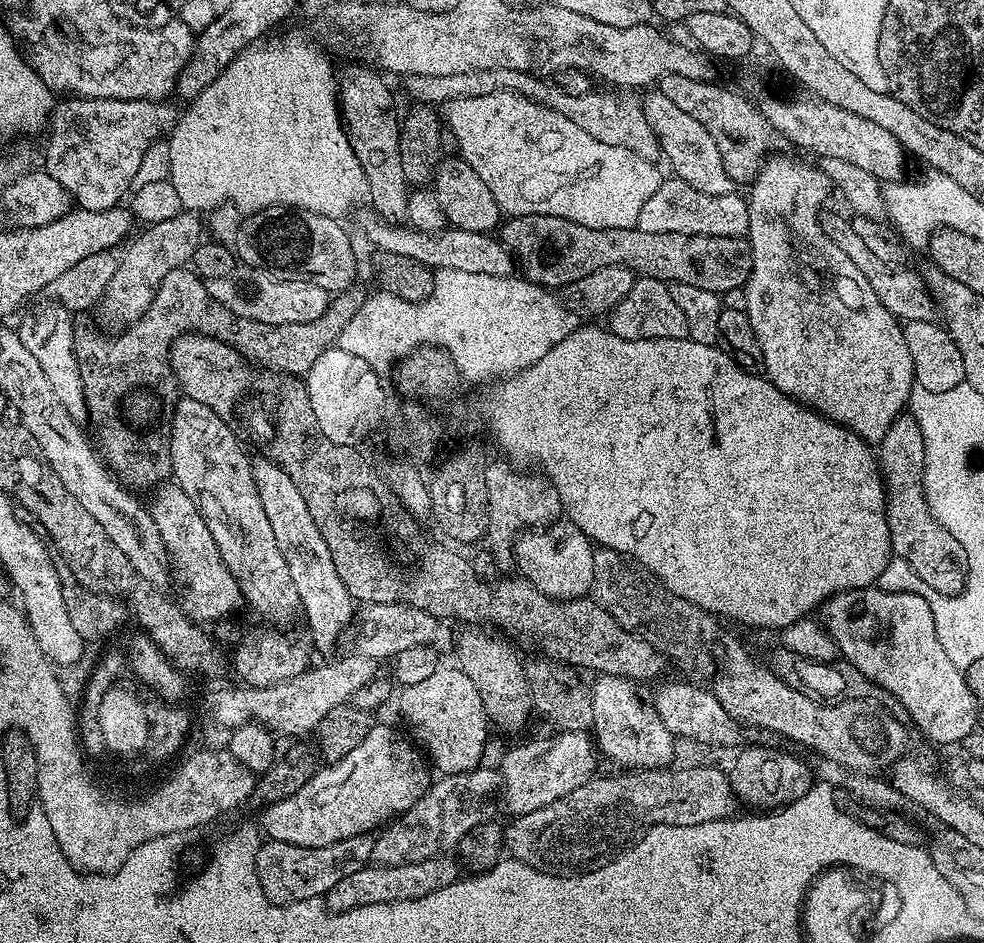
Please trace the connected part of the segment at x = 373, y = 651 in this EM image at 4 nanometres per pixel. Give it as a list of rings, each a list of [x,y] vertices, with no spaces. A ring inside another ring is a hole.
[[[364,604],[359,609],[358,615],[354,620],[354,629],[356,628],[356,648],[361,657],[369,662],[375,660],[384,660],[387,658],[395,657],[396,653],[406,649],[410,646],[422,646],[428,644],[430,647],[435,648],[440,654],[444,654],[448,648],[451,649],[454,644],[453,633],[448,633],[449,626],[443,619],[434,617],[426,610],[416,609],[408,604]]]

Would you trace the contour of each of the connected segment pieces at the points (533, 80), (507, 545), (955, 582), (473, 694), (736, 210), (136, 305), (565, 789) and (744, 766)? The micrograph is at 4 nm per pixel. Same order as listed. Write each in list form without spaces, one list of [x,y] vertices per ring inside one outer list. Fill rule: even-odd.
[[[495,68],[494,70],[474,70],[472,72],[459,72],[458,74],[414,74],[403,77],[404,88],[418,104],[431,104],[433,106],[447,106],[454,100],[494,94],[495,92],[517,92],[536,104],[546,106],[574,122],[590,138],[598,138],[598,142],[606,142],[606,146],[622,146],[626,150],[634,150],[638,158],[646,158],[646,162],[656,164],[661,159],[660,143],[650,128],[644,113],[644,101],[632,90],[604,90],[598,92],[591,90],[586,94],[571,95],[563,93],[551,79],[531,76],[522,70],[509,68]]]
[[[489,459],[484,465],[486,494],[490,494],[490,522],[486,544],[496,559],[497,569],[504,570],[513,567],[516,537],[525,530],[546,528],[556,523],[561,519],[564,507],[558,490],[547,476],[536,470],[521,470],[515,463],[499,459]]]
[[[902,414],[886,430],[878,444],[880,475],[884,478],[884,501],[886,502],[886,522],[890,530],[892,556],[905,560],[930,586],[943,596],[956,596],[968,577],[968,555],[962,550],[958,538],[946,530],[934,518],[924,493],[924,463],[926,462],[926,442],[922,442],[922,426],[910,414]]]
[[[440,666],[431,676],[421,680],[417,684],[405,686],[401,689],[401,696],[398,702],[400,712],[408,724],[411,737],[425,750],[433,765],[443,775],[464,773],[479,767],[483,763],[484,750],[488,740],[488,728],[490,721],[482,706],[482,698],[475,689],[474,682],[466,677],[459,668],[455,666]]]
[[[675,178],[665,179],[650,194],[646,206],[638,214],[636,227],[650,234],[702,234],[714,238],[747,237],[750,214],[748,201],[743,195],[736,196],[735,191],[726,194],[702,194],[702,190],[694,190],[694,186],[686,186],[686,182]]]
[[[183,210],[176,217],[147,225],[143,229],[145,232],[136,241],[133,239],[123,249],[124,253],[119,253],[118,270],[114,270],[114,278],[110,278],[110,286],[106,286],[98,305],[98,313],[109,324],[109,329],[123,330],[140,320],[151,306],[151,300],[159,290],[162,278],[166,278],[170,270],[185,267],[191,261],[194,250],[202,243],[200,220],[197,213]]]
[[[557,731],[556,736],[544,736],[541,740],[528,740],[525,744],[516,744],[498,763],[498,771],[500,773],[500,795],[502,808],[508,811],[512,816],[521,816],[522,814],[530,814],[530,810],[542,810],[542,806],[550,806],[550,802],[558,802],[558,798],[566,798],[566,794],[570,794],[570,790],[578,790],[578,786],[582,786],[586,782],[590,782],[598,772],[596,769],[596,760],[598,761],[598,749],[594,743],[593,737],[588,732],[561,732]]]
[[[744,746],[735,753],[736,761],[728,772],[728,781],[741,805],[753,804],[756,810],[776,810],[785,804],[800,800],[802,794],[812,789],[814,772],[804,760],[792,752],[780,748],[748,748]]]

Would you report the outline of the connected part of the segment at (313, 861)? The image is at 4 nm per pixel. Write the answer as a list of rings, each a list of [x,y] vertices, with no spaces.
[[[371,835],[342,838],[342,842],[330,842],[330,846],[294,846],[290,842],[265,839],[258,850],[256,873],[262,886],[262,894],[271,904],[293,904],[303,900],[319,900],[342,878],[354,874],[354,870],[369,867],[372,858]]]

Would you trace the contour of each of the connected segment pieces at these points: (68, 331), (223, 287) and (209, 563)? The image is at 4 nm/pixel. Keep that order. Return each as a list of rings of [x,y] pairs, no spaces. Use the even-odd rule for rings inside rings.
[[[47,303],[41,308],[34,309],[18,325],[18,331],[26,350],[30,350],[38,366],[42,366],[42,374],[46,374],[46,382],[50,382],[58,402],[66,406],[66,414],[70,414],[70,418],[74,418],[77,422],[84,422],[89,419],[88,403],[84,397],[78,358],[74,354],[74,316],[60,304]]]
[[[247,266],[237,267],[236,271],[231,272],[226,278],[207,281],[206,287],[209,296],[216,304],[226,307],[242,318],[248,318],[259,324],[305,324],[314,322],[328,308],[330,294],[322,290],[322,286],[314,286],[311,282],[294,282],[293,280],[282,280],[274,278],[271,272],[264,272],[260,268],[250,268]]]
[[[172,482],[157,487],[154,495],[156,497],[153,498],[152,504],[150,503],[154,526],[158,526],[158,534],[162,536],[162,542],[168,551],[168,559],[175,575],[177,572],[184,579],[184,600],[182,599],[184,613],[191,620],[197,622],[220,620],[223,616],[230,615],[239,604],[242,604],[240,587],[234,578],[234,574],[230,574],[230,570],[225,566],[224,559],[221,558],[218,546],[214,542],[214,534],[210,534],[206,522],[194,506],[194,502],[181,488],[176,487],[175,483]]]

